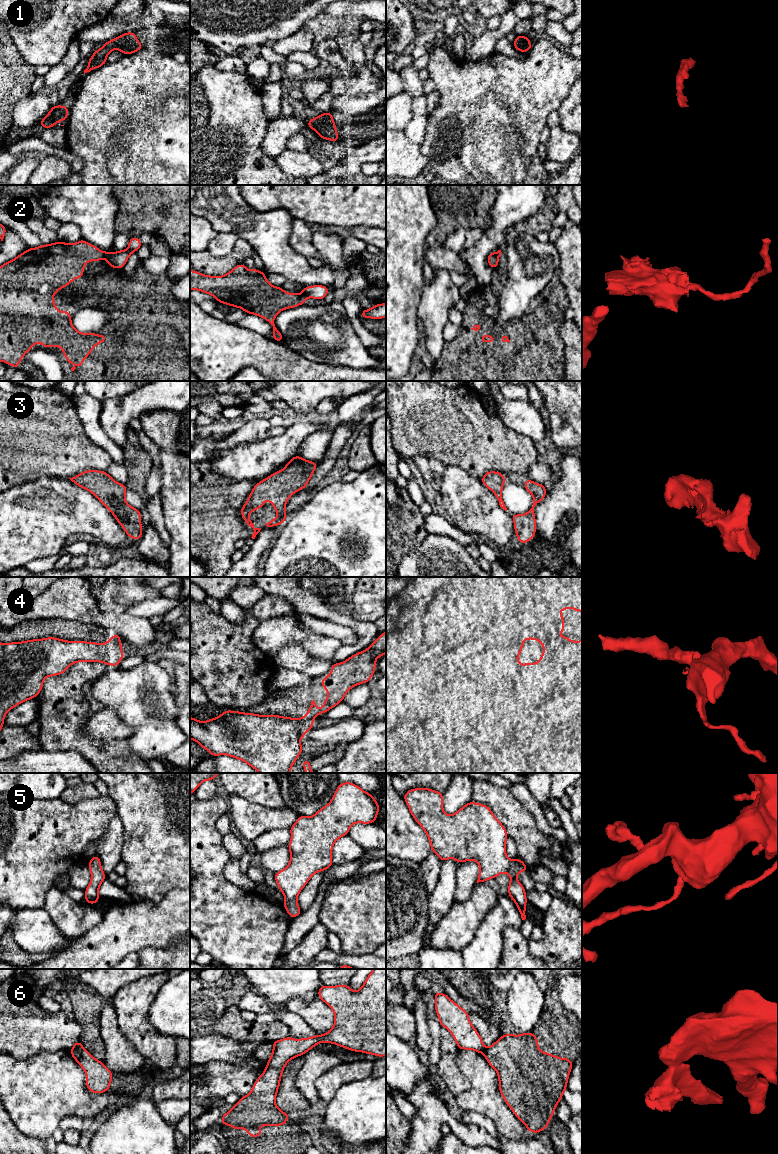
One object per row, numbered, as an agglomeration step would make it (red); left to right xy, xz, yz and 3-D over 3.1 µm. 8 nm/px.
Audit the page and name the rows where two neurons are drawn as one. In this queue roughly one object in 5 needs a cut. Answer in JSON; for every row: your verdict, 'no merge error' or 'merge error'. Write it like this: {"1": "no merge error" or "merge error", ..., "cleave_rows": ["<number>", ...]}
{"1": "no merge error", "2": "merge error", "3": "no merge error", "4": "merge error", "5": "no merge error", "6": "merge error", "cleave_rows": ["2", "4", "6"]}

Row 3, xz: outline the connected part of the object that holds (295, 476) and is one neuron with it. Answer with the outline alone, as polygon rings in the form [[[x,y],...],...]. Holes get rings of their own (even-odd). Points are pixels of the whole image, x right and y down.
[[[294,456],[283,470],[277,471],[264,480],[258,482],[252,489],[248,501],[241,507],[241,516],[245,523],[252,527],[252,539],[260,532],[249,518],[249,513],[264,506],[264,500],[272,503],[277,512],[277,518],[269,520],[267,527],[279,526],[288,517],[285,513],[287,500],[296,492],[304,489],[317,468],[318,463]]]

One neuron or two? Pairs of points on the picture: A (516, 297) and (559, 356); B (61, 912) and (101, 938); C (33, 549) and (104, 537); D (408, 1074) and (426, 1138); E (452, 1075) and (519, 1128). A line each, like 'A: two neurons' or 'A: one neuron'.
A: two neurons
B: two neurons
C: one neuron
D: two neurons
E: two neurons

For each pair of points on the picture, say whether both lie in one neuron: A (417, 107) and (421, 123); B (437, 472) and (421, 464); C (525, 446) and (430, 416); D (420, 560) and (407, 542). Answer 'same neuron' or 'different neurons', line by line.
A: different neurons
B: same neuron
C: same neuron
D: different neurons

